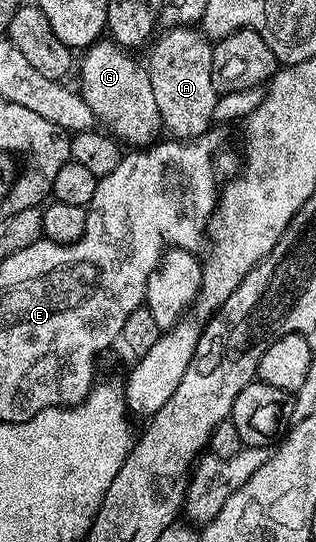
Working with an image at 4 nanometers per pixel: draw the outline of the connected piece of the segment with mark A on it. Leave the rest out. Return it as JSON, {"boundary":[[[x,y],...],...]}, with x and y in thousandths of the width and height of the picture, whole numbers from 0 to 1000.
{"boundary":[[[608,48],[538,52],[516,63],[522,66],[506,76],[497,72],[478,83],[478,89],[484,87],[481,98],[472,100],[468,111],[462,109],[462,124],[475,137],[475,161],[487,166],[487,181],[500,186],[506,227],[525,238],[528,249],[560,258],[604,262],[620,253],[649,249],[668,238],[658,234],[677,229],[690,183],[677,144],[671,142],[671,90],[677,81],[646,65],[642,57]]]}

